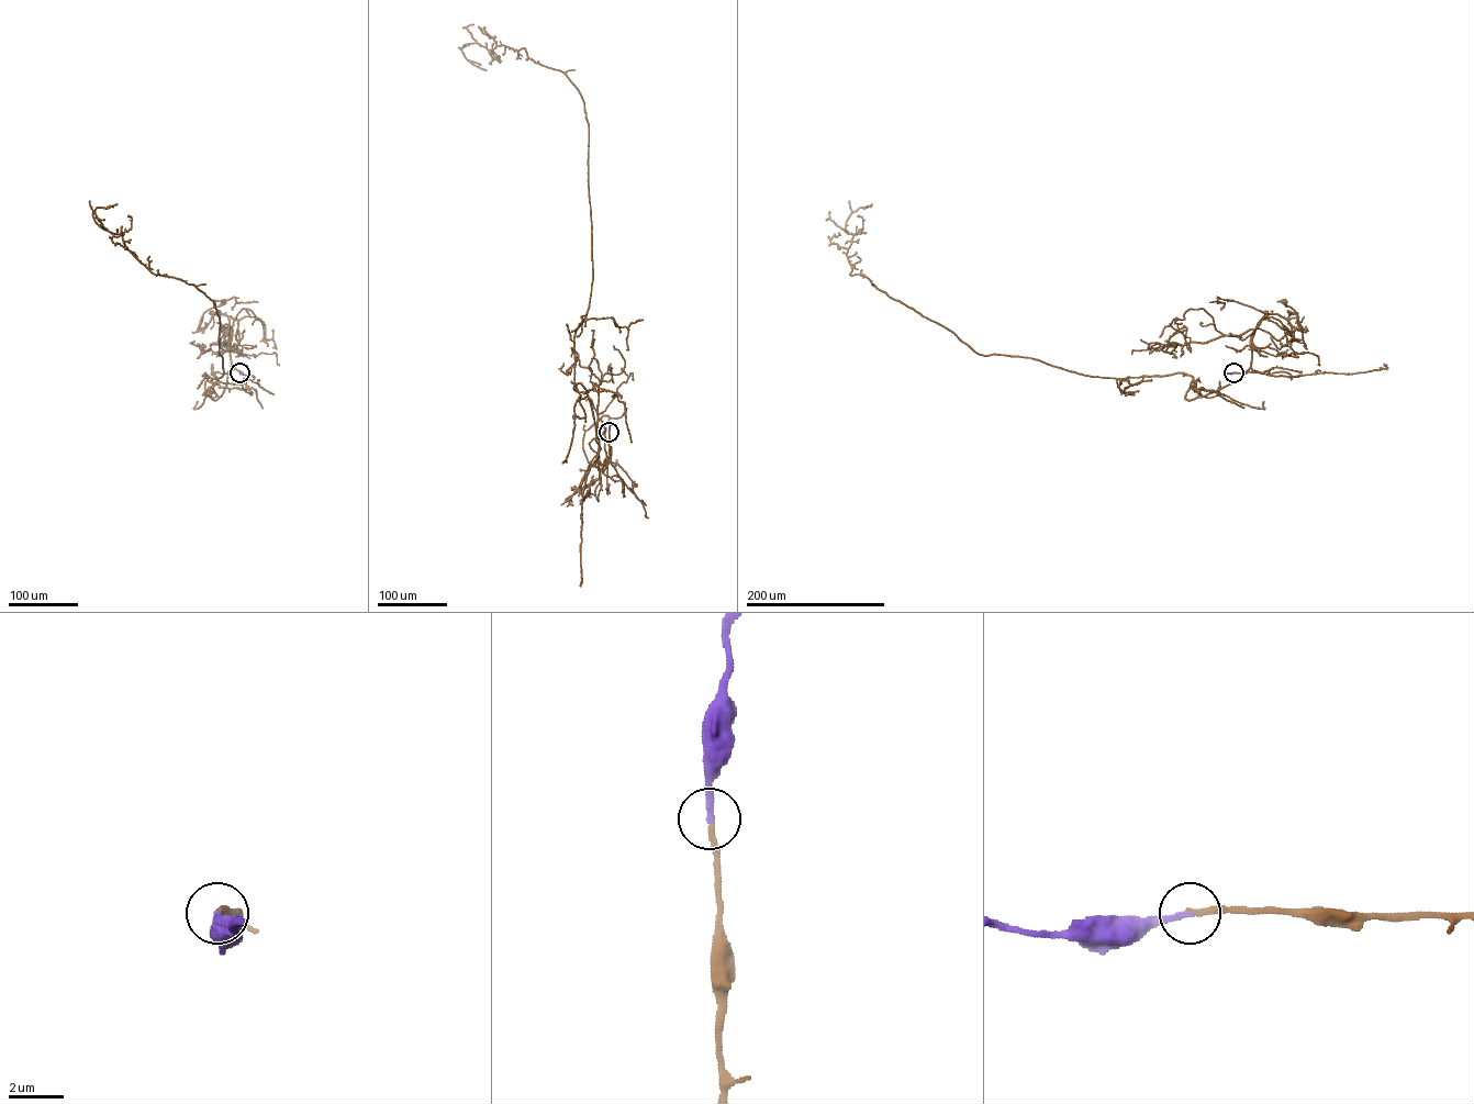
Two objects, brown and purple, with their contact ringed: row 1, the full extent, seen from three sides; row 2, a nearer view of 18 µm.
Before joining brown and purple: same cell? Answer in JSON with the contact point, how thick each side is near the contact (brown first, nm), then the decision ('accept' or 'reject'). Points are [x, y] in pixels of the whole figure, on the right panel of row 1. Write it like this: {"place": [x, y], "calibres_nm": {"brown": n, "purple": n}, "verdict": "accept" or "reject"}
{"place": [1234, 372], "calibres_nm": {"brown": 200, "purple": 240}, "verdict": "accept"}

